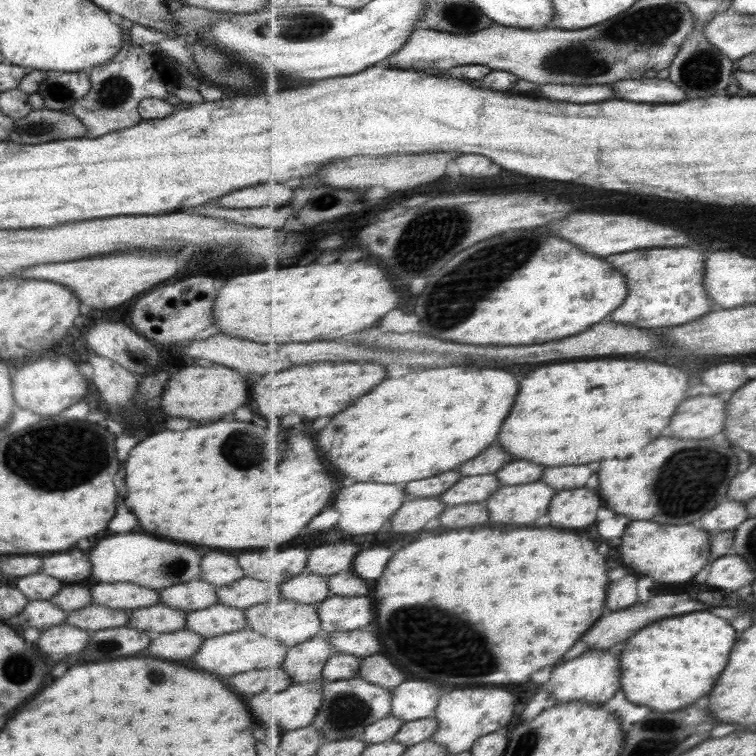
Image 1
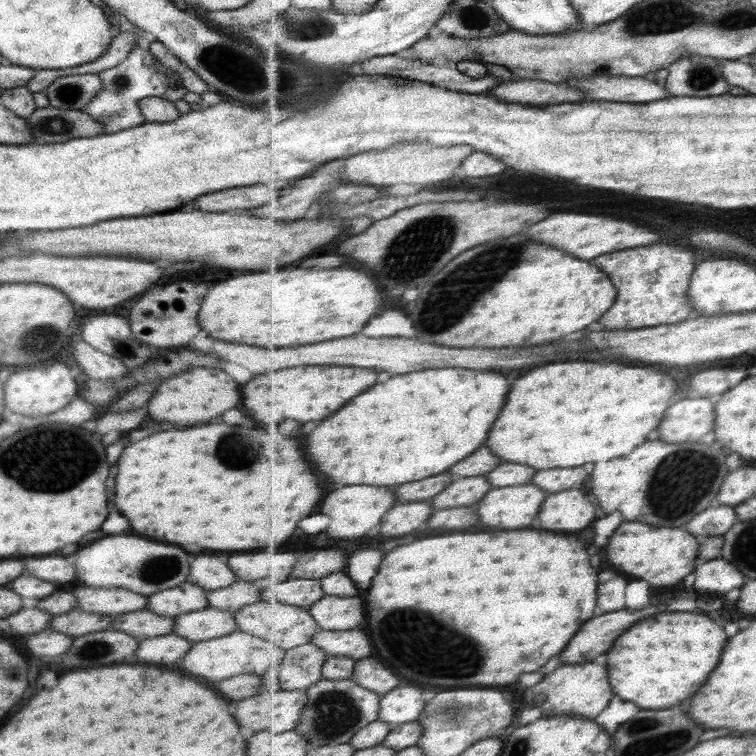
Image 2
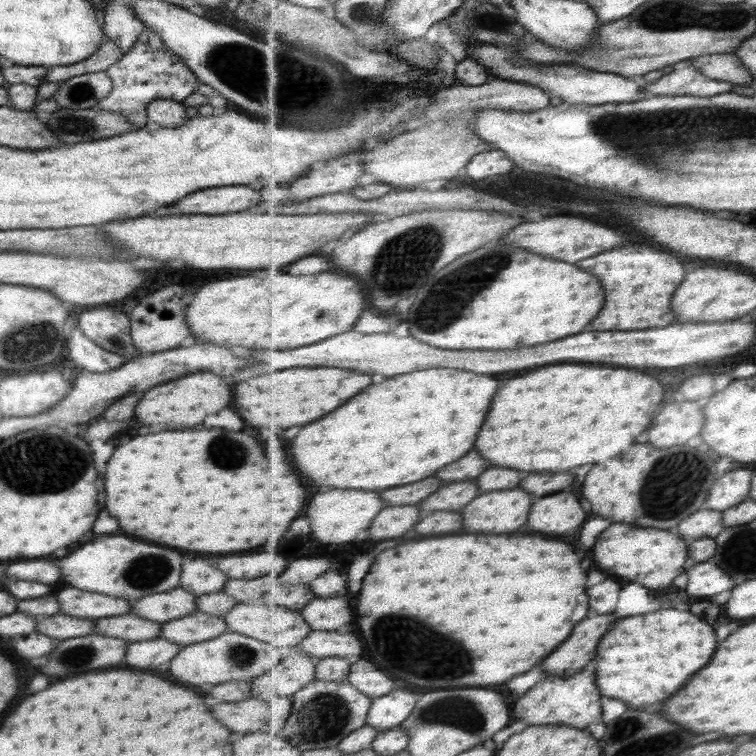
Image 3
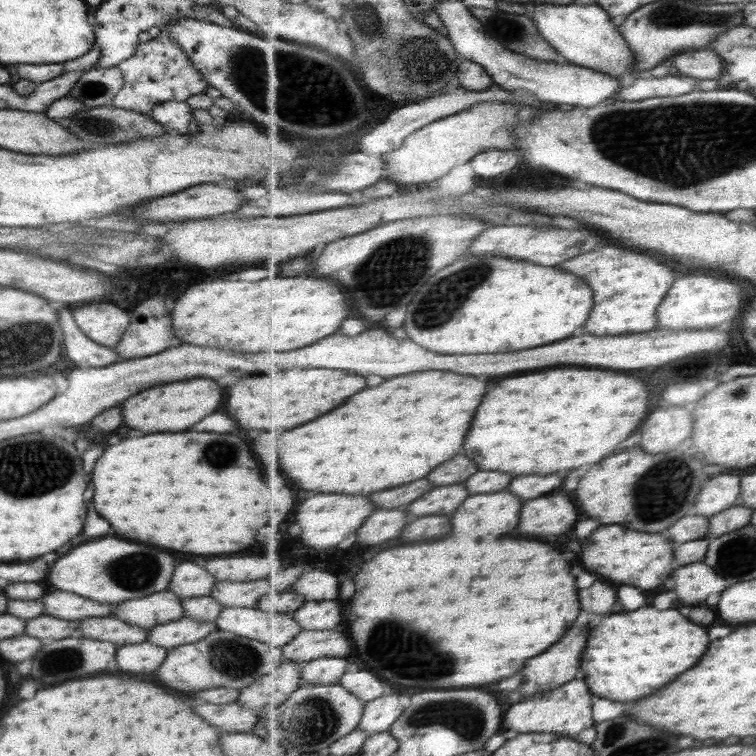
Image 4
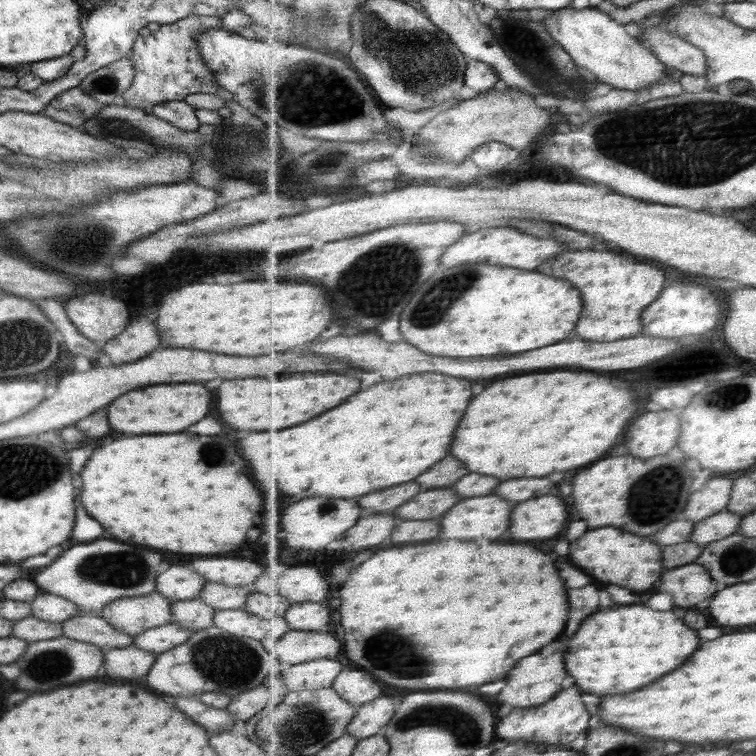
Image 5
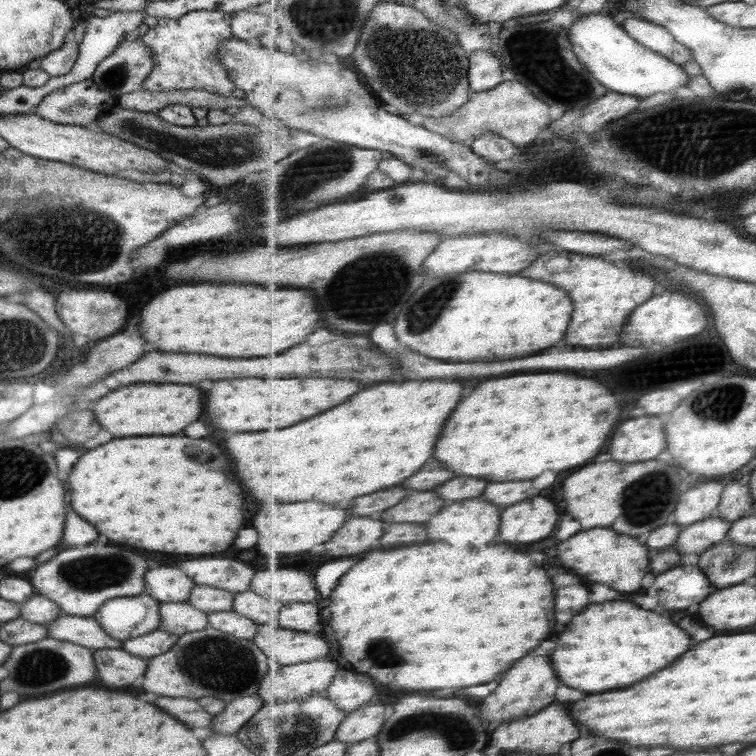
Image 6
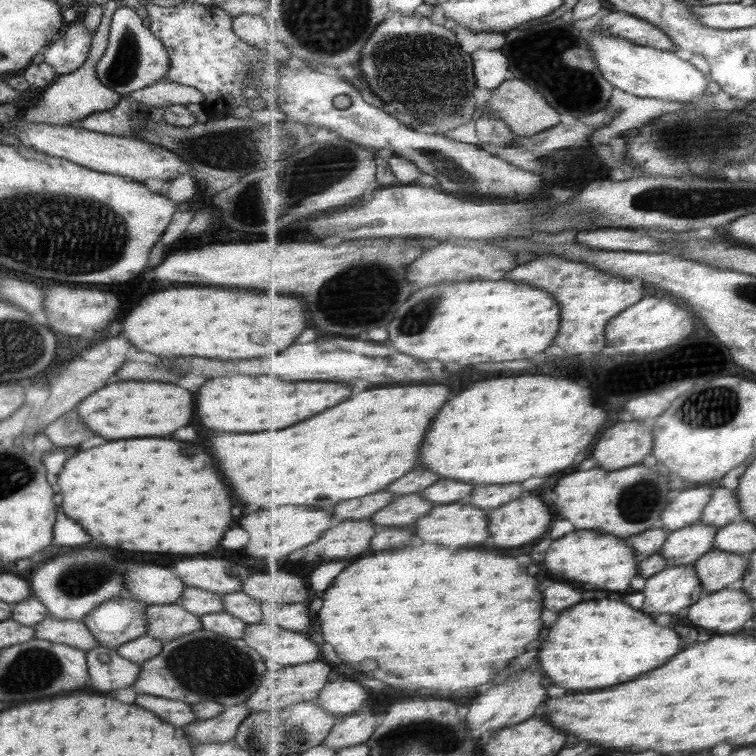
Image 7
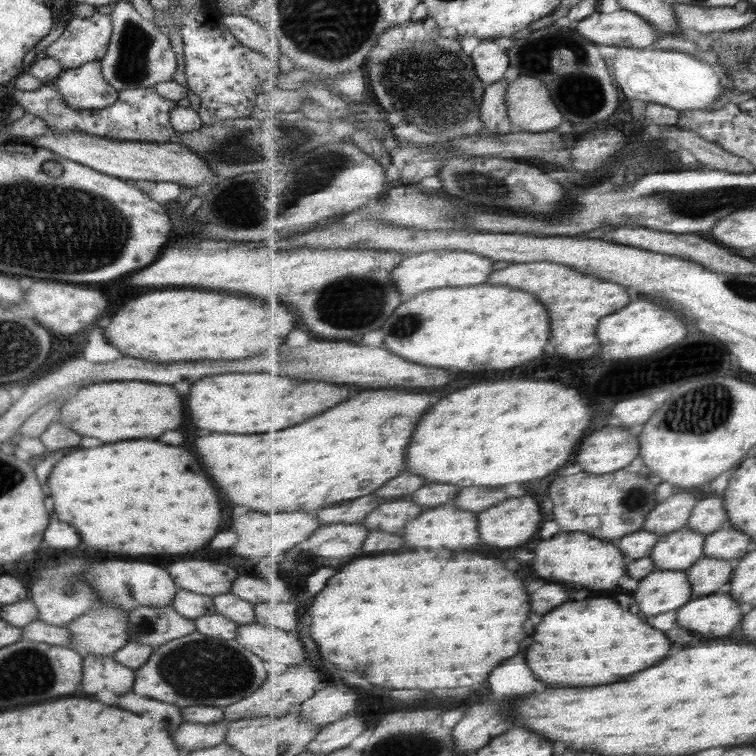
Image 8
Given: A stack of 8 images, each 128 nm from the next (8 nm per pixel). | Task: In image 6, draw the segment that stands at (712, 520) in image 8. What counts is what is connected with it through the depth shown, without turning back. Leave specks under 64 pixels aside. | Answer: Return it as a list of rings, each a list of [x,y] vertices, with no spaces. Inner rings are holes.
[[[741,480],[726,484],[719,510],[715,513],[732,523],[755,514],[755,499],[751,495],[751,489],[739,482]]]

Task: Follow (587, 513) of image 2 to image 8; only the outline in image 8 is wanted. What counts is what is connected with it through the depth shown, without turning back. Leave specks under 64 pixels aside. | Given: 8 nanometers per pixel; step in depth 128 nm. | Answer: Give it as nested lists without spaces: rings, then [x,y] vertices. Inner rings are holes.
[[[511,498],[479,514],[483,542],[499,548],[517,548],[541,530],[541,506],[533,498]]]

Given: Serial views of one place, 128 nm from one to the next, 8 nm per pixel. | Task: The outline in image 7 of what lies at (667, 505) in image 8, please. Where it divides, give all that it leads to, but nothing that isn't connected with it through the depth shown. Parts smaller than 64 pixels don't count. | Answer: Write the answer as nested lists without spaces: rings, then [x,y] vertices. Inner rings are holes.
[[[694,487],[681,491],[662,512],[663,528],[676,531],[699,522],[711,502],[713,489]]]

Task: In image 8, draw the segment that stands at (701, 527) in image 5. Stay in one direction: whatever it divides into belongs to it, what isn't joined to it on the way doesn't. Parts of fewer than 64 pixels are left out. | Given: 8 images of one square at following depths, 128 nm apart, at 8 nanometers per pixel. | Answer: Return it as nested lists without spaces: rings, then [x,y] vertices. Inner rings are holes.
[[[686,526],[661,537],[651,556],[661,570],[688,571],[705,555],[706,538]]]

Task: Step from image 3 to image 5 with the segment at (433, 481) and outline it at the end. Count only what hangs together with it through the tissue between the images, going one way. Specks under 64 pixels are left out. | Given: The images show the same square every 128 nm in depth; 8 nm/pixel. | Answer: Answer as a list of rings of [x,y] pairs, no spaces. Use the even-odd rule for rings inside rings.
[[[409,482],[403,486],[387,488],[383,492],[367,494],[361,498],[361,506],[367,510],[373,510],[373,512],[387,512],[387,510],[395,510],[395,508],[403,506],[405,502],[409,502],[419,492],[421,492],[421,486],[417,482]]]

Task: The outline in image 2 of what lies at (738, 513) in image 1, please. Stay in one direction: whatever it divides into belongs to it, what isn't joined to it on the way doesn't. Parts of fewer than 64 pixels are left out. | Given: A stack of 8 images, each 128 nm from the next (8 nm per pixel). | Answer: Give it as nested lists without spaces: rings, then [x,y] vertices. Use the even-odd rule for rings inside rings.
[[[716,504],[699,514],[695,522],[689,522],[685,530],[691,530],[699,538],[699,542],[703,542],[709,536],[727,534],[737,521],[737,511],[734,506]]]

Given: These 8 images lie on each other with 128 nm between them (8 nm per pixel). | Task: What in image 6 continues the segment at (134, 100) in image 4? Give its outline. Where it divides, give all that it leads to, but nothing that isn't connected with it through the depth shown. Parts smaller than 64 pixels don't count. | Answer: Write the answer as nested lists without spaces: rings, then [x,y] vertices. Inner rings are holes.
[[[191,10],[175,20],[157,19],[157,24],[149,27],[145,34],[138,36],[140,42],[151,52],[150,56],[153,64],[153,72],[149,73],[143,81],[141,81],[141,90],[148,92],[165,93],[166,90],[179,89],[197,89],[206,90],[220,96],[230,96],[236,89],[235,84],[231,82],[231,78],[227,76],[225,66],[218,62],[217,49],[227,39],[231,38],[230,22],[232,13],[212,10]]]

